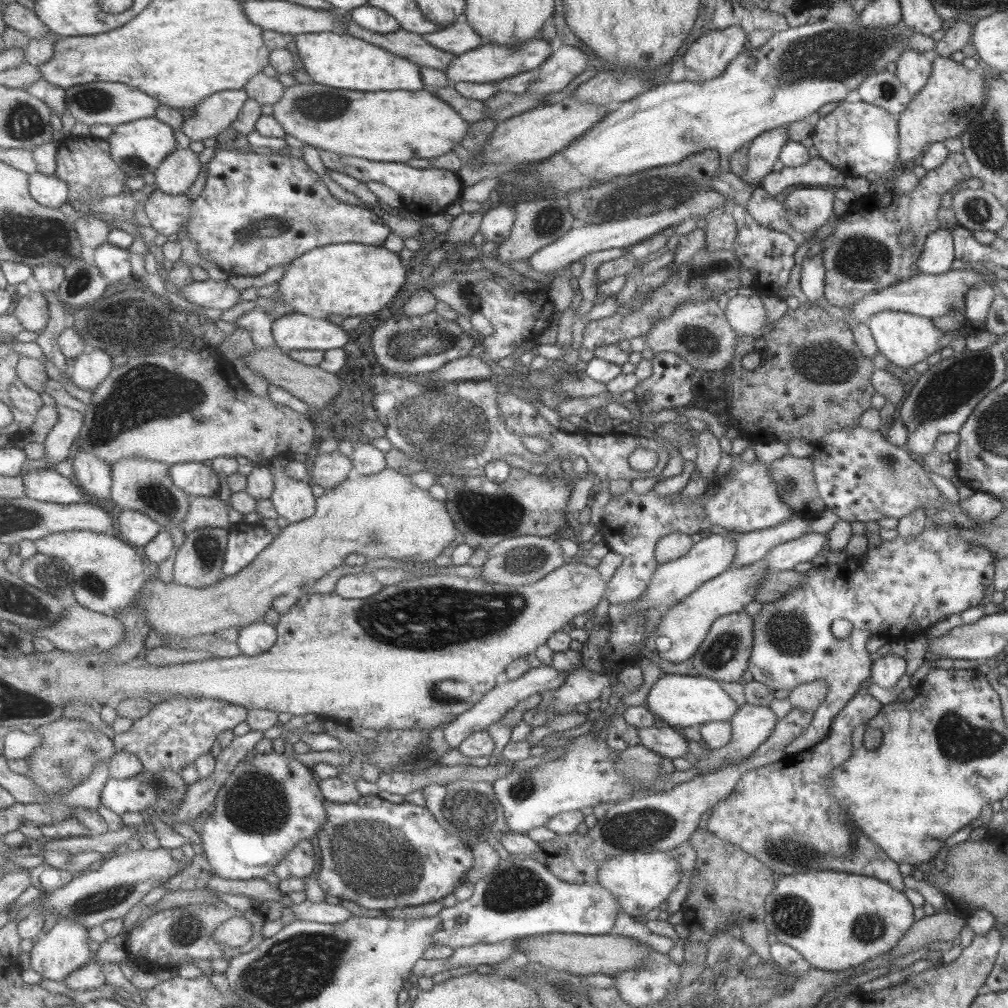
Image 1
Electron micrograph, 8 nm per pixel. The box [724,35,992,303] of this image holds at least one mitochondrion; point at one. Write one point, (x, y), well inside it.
(858, 258)

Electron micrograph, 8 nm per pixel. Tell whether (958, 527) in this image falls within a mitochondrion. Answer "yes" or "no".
no

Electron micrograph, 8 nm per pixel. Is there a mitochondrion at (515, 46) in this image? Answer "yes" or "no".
no

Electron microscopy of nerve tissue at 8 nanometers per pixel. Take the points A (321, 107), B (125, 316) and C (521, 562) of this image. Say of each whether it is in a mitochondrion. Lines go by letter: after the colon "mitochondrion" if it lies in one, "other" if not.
A: mitochondrion
B: mitochondrion
C: mitochondrion

